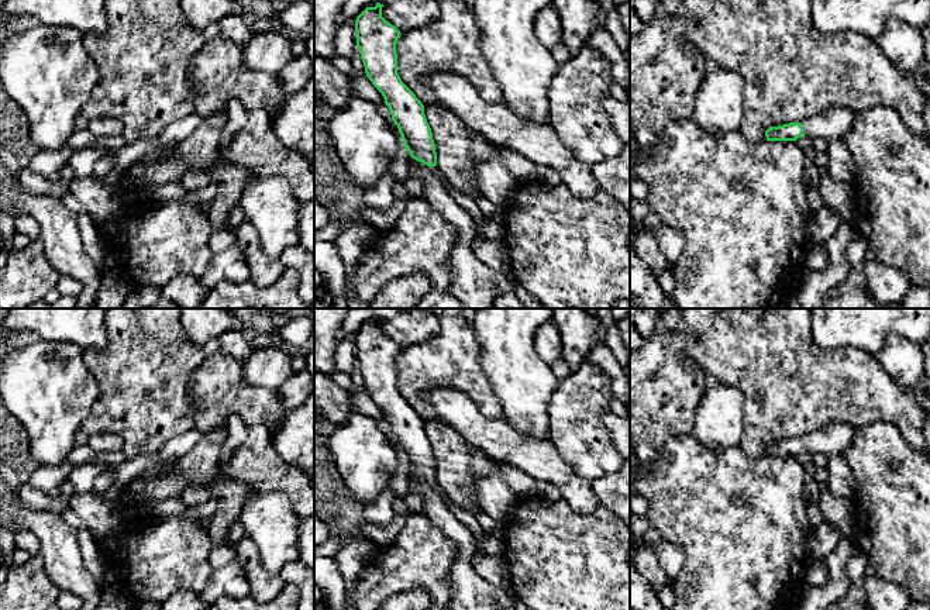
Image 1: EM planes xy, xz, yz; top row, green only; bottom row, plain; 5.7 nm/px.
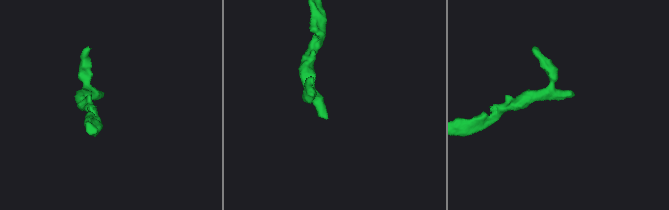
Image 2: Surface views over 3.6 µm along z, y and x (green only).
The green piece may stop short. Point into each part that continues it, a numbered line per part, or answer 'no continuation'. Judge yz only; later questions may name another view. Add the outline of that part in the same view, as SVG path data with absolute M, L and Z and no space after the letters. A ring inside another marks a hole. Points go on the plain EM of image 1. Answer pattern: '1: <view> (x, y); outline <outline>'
1: yz (833, 438); outline M845 423L824 425L800 437L803 449L812 455L819 452L827 456L843 454L852 441L857 428Z

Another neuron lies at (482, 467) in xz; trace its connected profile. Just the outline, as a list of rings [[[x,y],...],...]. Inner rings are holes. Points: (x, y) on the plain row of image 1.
[[[472,449],[472,475],[476,479],[489,478],[496,471],[496,462],[479,449]]]

